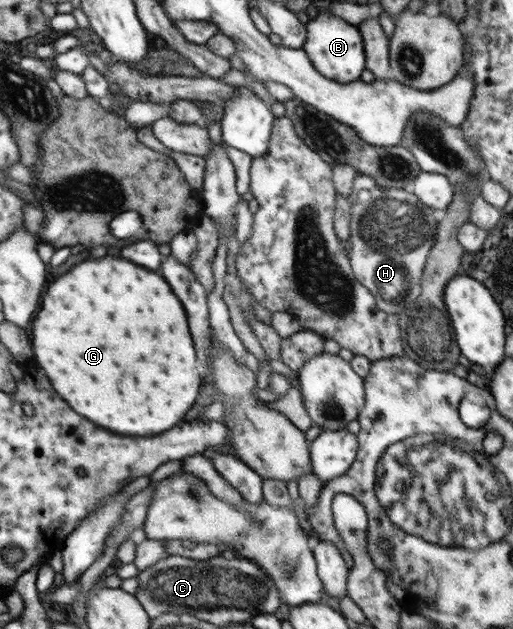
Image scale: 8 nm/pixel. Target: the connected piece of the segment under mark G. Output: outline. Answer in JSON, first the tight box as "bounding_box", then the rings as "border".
{"bounding_box":[30,257,201,435],"border":[[[119,257],[85,259],[49,285],[45,307],[30,330],[33,361],[45,367],[53,387],[91,423],[123,435],[157,435],[179,421],[199,397],[201,379],[195,369],[195,349],[181,301],[163,277]]]}

